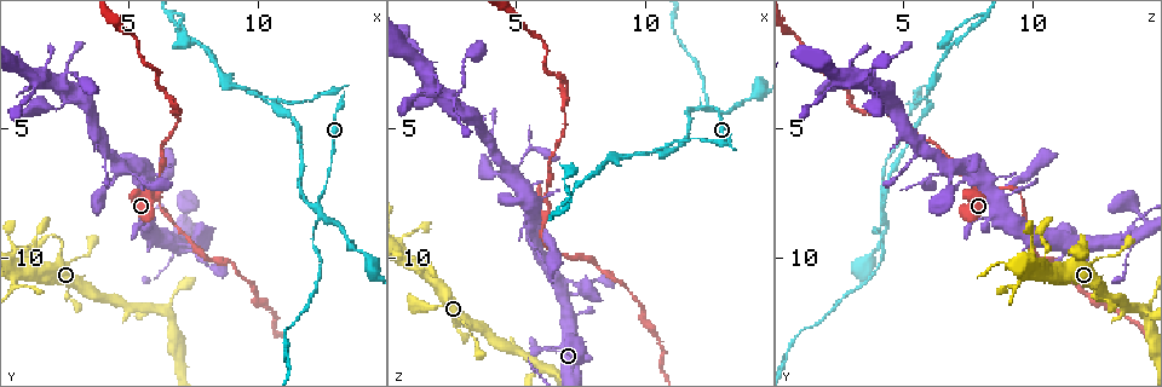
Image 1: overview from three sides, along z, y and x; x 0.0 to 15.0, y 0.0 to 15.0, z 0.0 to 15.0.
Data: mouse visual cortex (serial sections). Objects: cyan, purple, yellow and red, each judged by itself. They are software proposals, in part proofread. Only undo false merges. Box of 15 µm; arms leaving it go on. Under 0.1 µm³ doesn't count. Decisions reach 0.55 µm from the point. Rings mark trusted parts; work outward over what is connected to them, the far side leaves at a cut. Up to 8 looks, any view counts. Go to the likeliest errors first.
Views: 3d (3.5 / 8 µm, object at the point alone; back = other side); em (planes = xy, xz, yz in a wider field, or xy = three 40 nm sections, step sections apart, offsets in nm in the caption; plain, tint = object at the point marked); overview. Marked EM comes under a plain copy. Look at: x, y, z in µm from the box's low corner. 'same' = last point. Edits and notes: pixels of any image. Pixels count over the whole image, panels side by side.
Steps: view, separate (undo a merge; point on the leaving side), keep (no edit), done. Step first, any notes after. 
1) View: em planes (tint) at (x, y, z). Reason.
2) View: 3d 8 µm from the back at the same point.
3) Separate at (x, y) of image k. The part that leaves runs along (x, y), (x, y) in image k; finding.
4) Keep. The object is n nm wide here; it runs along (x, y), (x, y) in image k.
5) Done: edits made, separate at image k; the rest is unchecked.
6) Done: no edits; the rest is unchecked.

View: 3d 3.5 µm at (12.2, 7.9, 4.2).

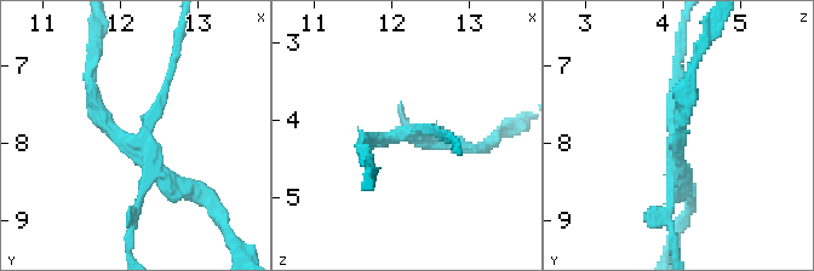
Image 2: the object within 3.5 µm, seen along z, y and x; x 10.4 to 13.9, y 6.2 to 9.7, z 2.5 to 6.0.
View: em xy step 2 (tint) at (12.25, 7.95, 4.15).

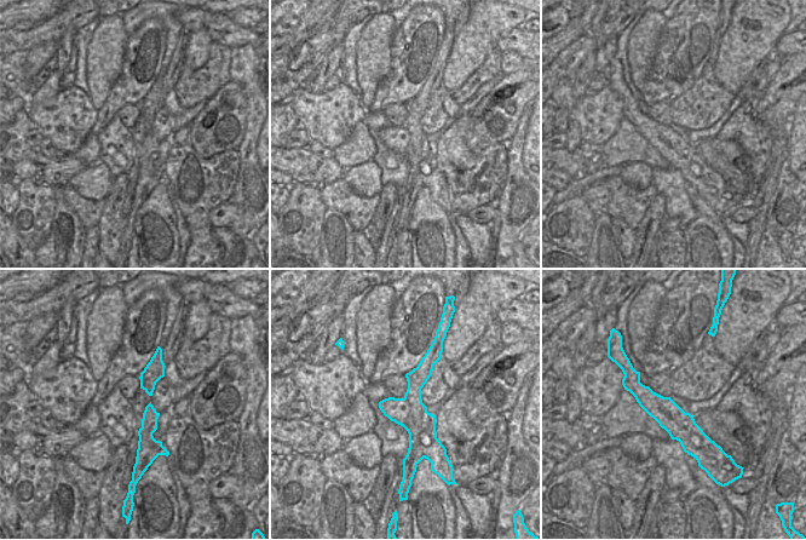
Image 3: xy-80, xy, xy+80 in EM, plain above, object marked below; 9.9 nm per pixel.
Separate at (202, 186) of image 2. A border runs along (435, 431), (419, 437), (422, 457) in image 3; two cells meet here.

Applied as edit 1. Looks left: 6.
View: overview. See it whole again.

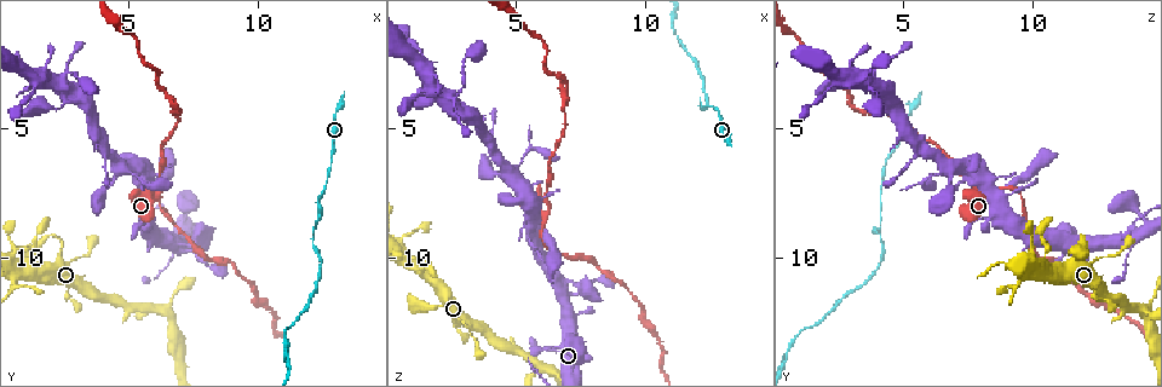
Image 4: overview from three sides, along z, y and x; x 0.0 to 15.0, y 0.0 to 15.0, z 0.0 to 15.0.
View: 3d 3.5 µm at (6.2, 7.3, 8.1). Three-way junction.

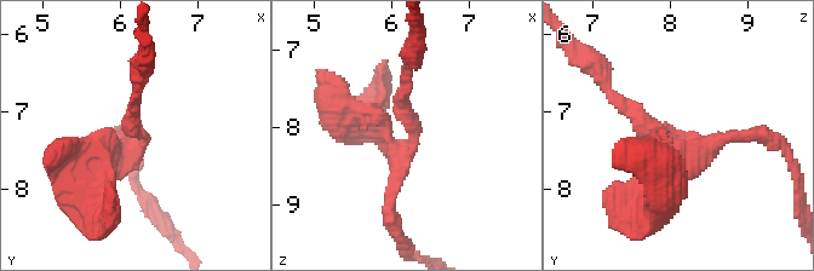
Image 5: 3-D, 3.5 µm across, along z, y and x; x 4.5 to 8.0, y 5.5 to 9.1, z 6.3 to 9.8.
Keep. The arms are 200, 200, 400 nm wide; it runs along (80, 185), (141, 144), (132, 107) in image 5; one cell here.

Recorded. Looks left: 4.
View: 3d 3.5 µm at (2.0, 9.2, 11.8). Abrupt turn.

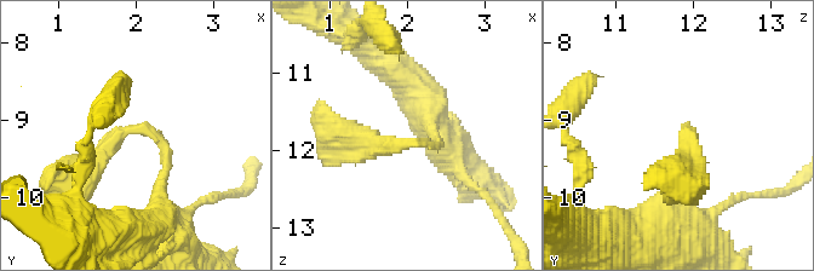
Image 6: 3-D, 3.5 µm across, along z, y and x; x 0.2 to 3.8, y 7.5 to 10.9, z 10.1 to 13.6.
View: em xy step 5 (tint) at (2.05, 9.10, 11.90). The arms are 150, 250 nm wide.

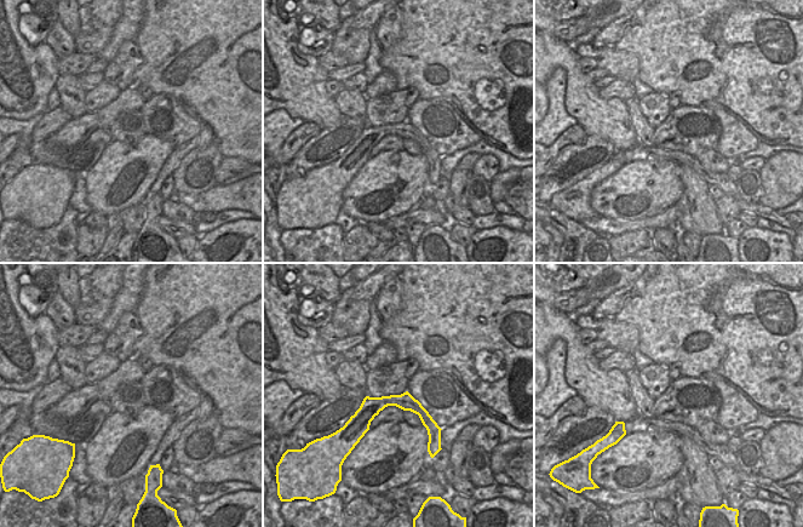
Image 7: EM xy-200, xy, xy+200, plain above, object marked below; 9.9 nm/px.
Keep. It runs along (431, 125), (436, 145), (347, 137) in image 6; all the same cell.

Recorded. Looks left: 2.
Done: edits made, separate at image 2; the rest is unchecked.

